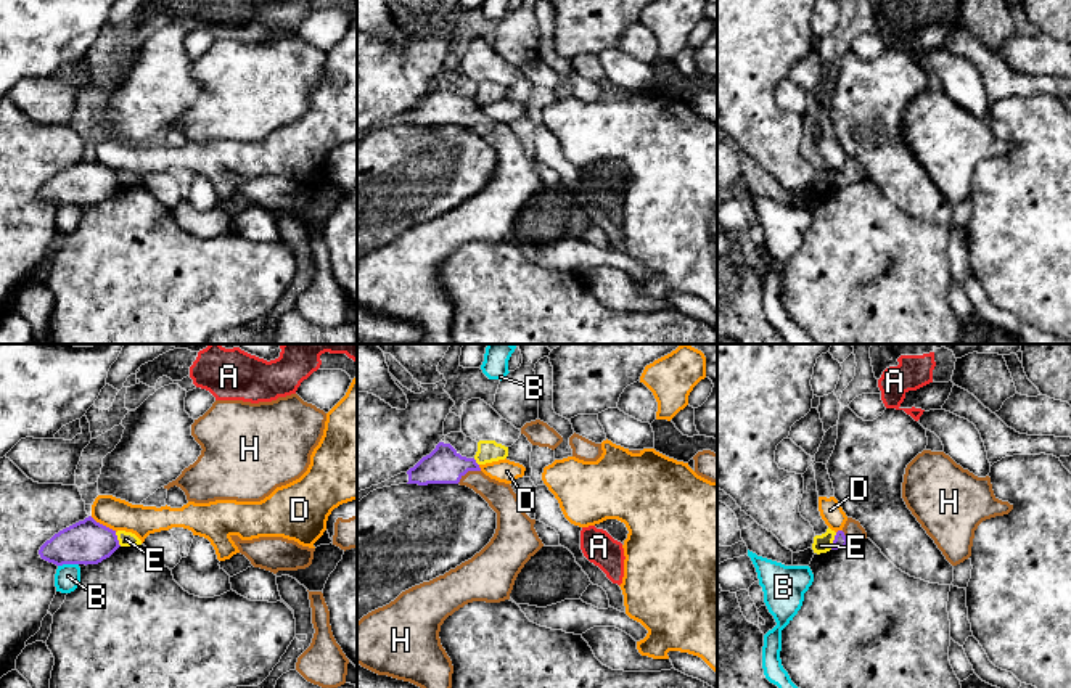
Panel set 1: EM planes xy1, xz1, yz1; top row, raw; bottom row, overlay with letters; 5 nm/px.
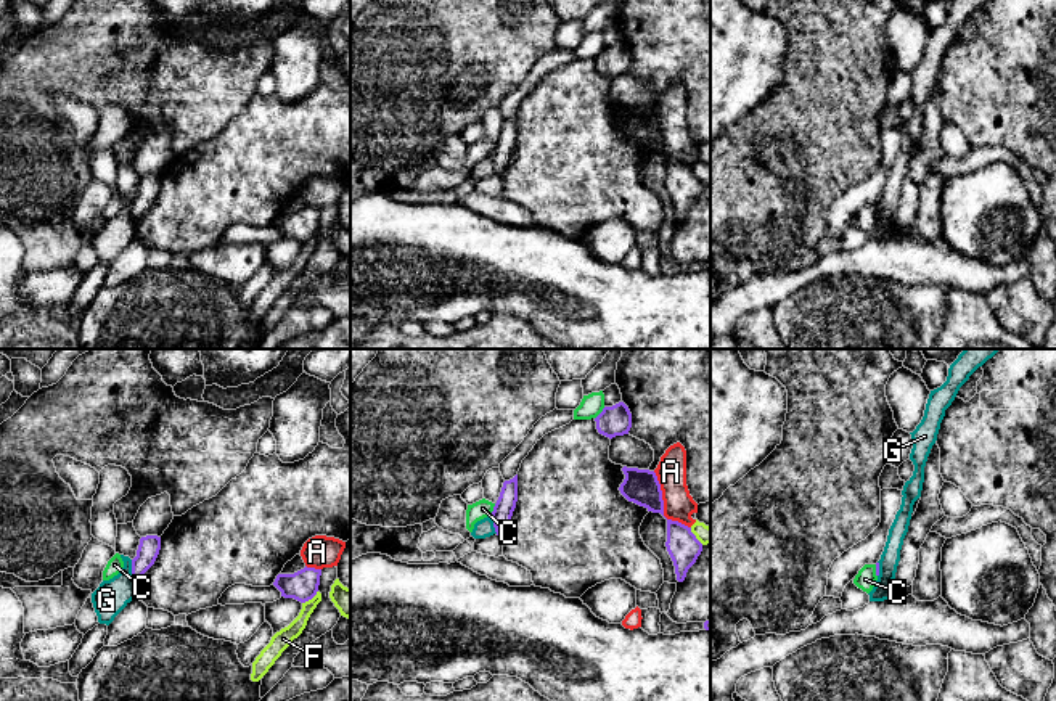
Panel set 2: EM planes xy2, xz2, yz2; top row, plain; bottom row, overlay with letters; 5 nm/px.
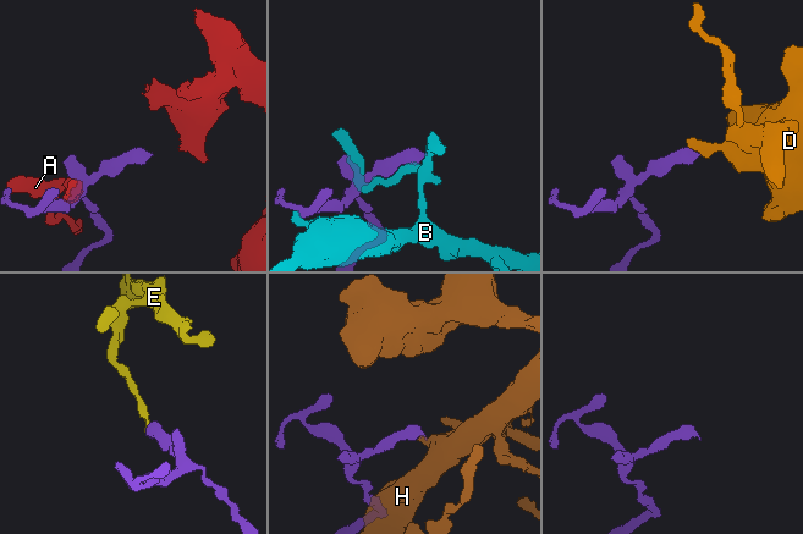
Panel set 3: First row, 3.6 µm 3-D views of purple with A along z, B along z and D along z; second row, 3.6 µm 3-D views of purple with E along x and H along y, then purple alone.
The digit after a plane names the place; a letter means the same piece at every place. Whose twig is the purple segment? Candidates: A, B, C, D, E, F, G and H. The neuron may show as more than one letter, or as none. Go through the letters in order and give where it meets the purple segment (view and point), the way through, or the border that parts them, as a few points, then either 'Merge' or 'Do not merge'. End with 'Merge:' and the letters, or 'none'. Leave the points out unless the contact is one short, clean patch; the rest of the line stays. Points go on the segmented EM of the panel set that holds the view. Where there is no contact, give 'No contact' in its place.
A: Touches purple at xz2 (663, 507). Do not merge
B: Touches purple at xy1 (68, 563). Do not merge
C: Touches purple at xz2 (494, 510). Do not merge
D: Touches purple at xy1 (102, 524). Boundary: xy1 (90, 516), (116, 531). Do not merge
E: Touches purple at yz1 (833, 540). Boundary: yz1 (837, 532), (830, 548). Do not merge
F: Touches purple at xy2 (311, 598). Do not merge
G: Touches purple at xy2 (132, 571). Boundary: xy2 (130, 560), (130, 576), (134, 581). Do not merge
H: Touches purple at xz1 (468, 470). Path across: xz1 (443, 465), (468, 470), (500, 497). Merge
Merge: H

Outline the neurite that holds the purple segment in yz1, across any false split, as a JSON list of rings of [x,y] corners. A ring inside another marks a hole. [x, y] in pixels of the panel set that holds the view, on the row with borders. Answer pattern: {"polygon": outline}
{"polygon": [[[847,518],[844,527],[836,532],[831,550],[841,550],[852,542],[860,542],[867,539],[865,529],[859,521]]]}

